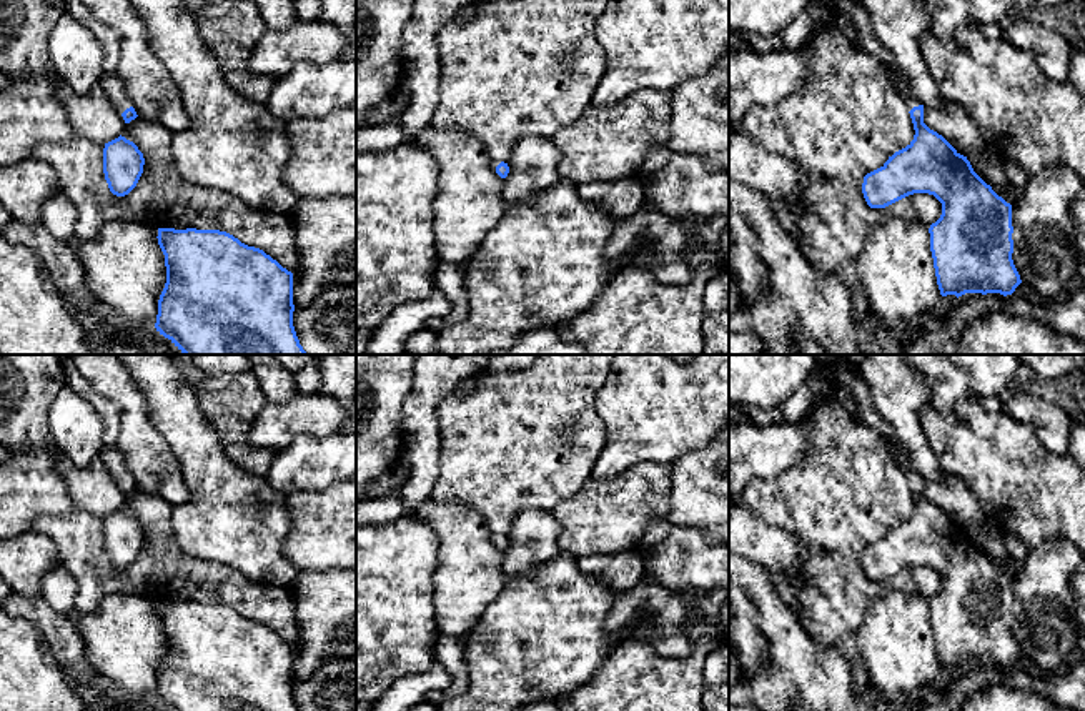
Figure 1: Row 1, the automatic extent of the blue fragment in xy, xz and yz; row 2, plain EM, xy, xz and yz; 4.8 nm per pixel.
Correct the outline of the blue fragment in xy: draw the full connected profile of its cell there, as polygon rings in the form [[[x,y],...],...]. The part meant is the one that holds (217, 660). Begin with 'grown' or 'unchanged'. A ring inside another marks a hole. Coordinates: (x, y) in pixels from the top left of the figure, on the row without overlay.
unchanged | [[[158,601],[166,656],[155,701],[165,711],[298,711],[293,646],[220,603]]]

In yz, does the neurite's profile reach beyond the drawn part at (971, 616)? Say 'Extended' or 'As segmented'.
Extended

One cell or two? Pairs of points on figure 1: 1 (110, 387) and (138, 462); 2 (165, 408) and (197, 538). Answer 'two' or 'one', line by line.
1: one
2: one

